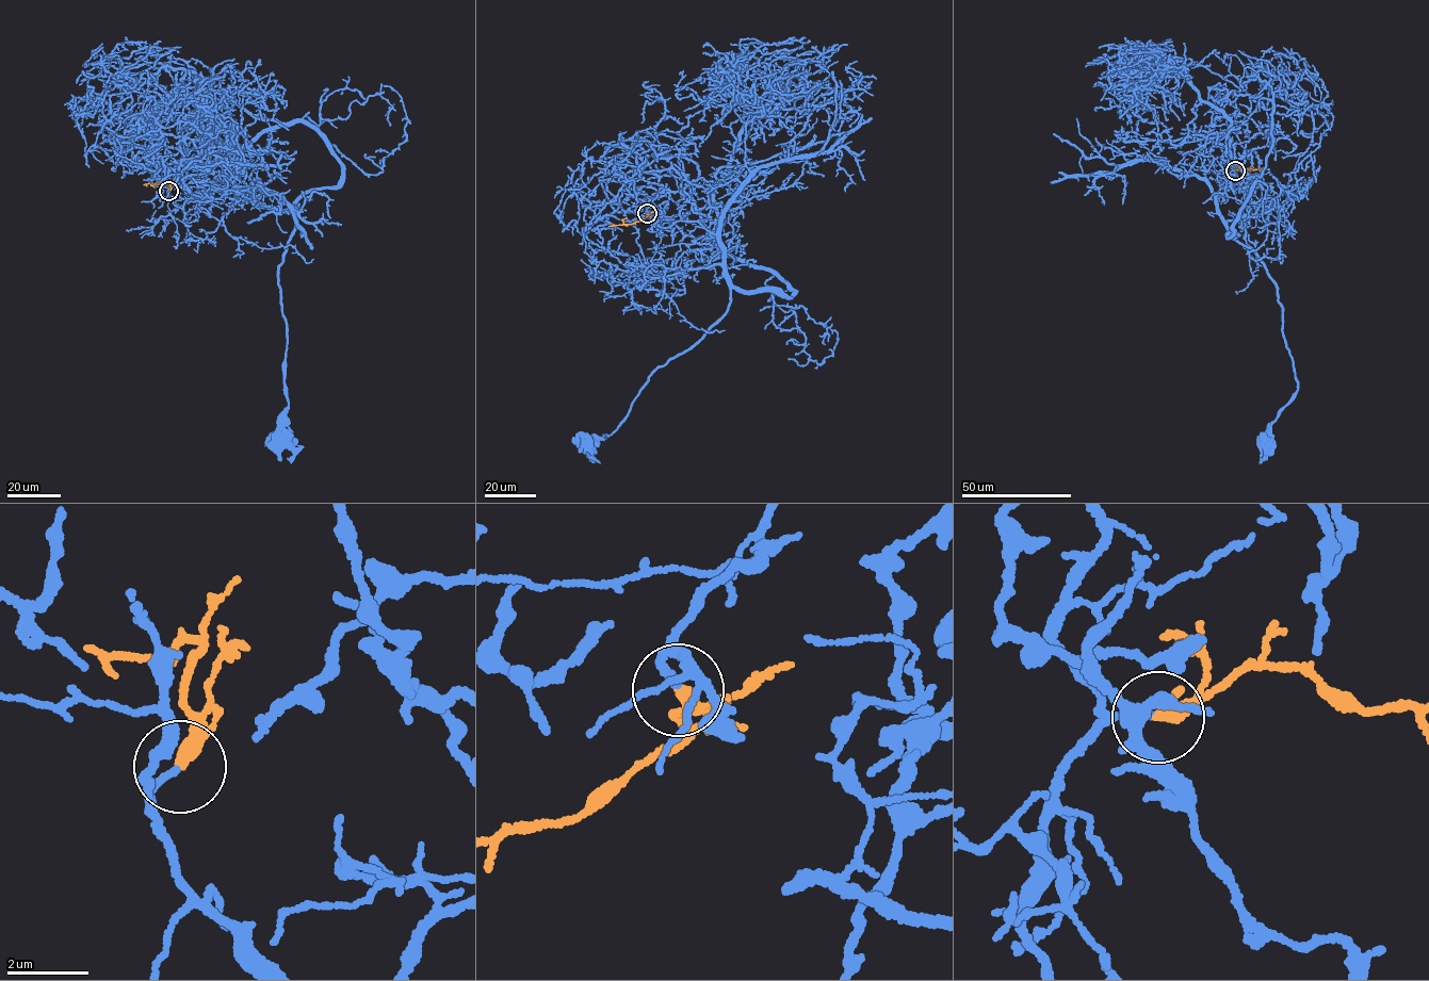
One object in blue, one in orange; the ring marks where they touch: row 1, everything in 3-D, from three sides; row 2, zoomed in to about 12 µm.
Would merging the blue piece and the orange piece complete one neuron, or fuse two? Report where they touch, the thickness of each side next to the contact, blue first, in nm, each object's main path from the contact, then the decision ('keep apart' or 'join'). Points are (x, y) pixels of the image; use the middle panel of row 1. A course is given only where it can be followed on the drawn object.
(647, 213) | 180/240 nm | blue via (647, 213), (653, 224), (697, 222), (715, 233), (729, 310), (656, 369), (616, 429), (587, 444) | orange via (647, 213), (647, 216), (631, 224), (609, 226) | join

